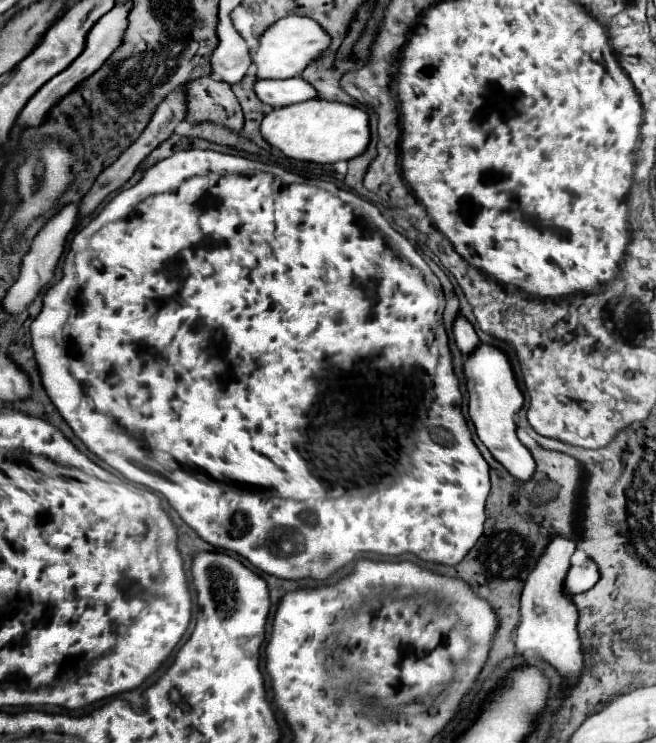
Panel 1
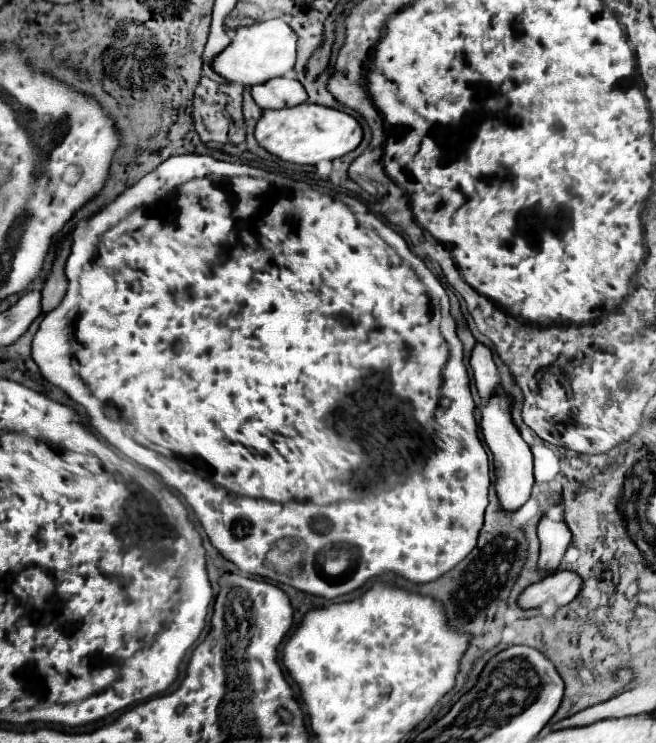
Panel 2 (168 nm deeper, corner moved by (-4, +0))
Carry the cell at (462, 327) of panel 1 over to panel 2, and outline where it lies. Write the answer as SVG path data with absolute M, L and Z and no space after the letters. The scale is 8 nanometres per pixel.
M476 342L476 346L472 348L470 366L472 366L472 372L474 372L478 394L482 398L488 398L488 396L496 394L498 392L498 386L500 386L500 378L498 378L496 364L492 360L490 348L486 344Z

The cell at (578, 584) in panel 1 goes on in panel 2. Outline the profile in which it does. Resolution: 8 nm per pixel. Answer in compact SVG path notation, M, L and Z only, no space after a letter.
M558 570L546 578L542 578L540 582L528 586L520 598L518 604L522 608L536 608L546 600L552 600L560 606L570 604L570 600L574 600L574 596L578 596L578 592L582 590L582 578L572 572L572 570Z

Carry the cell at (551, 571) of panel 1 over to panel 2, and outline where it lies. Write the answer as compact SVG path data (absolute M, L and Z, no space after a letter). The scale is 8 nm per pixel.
M544 516L538 526L538 538L540 538L538 568L546 572L556 572L566 550L572 544L570 528L564 522L552 522L548 516Z

